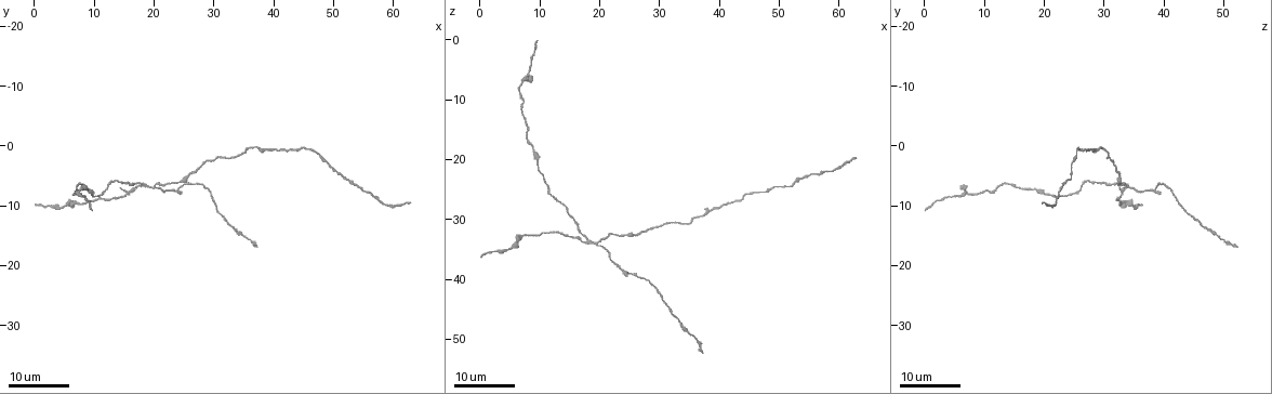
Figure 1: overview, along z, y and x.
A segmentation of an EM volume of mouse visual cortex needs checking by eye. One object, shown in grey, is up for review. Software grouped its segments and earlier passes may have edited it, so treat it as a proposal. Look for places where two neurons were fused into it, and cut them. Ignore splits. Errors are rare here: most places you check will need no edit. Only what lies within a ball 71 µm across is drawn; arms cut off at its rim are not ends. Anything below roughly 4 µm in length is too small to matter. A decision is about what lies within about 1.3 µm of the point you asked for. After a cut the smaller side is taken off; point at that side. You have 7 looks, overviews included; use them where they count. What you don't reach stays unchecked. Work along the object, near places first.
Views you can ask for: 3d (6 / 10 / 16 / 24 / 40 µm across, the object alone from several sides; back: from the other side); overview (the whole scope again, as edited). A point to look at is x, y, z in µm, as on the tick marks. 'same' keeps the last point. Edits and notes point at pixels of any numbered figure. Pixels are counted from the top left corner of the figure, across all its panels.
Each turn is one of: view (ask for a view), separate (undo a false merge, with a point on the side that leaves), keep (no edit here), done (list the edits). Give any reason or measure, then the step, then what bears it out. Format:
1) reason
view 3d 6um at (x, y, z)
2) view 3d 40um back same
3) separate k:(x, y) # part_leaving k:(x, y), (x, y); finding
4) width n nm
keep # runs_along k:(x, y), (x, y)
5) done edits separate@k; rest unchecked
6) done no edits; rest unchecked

side arm on a straight run
view 3d 24um at (20.0, 7.0, 34.0)

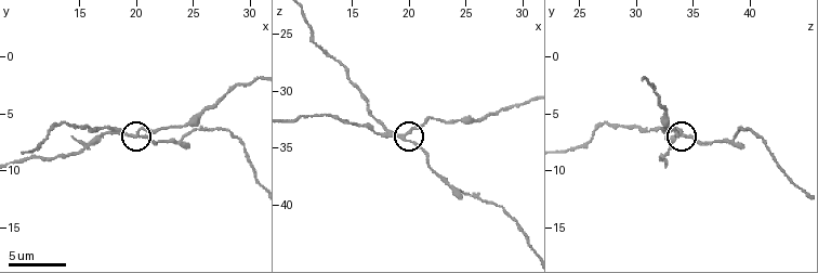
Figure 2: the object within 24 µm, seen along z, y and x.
closer look
view 3d 6um at (19.6, 6.8, 34.4)

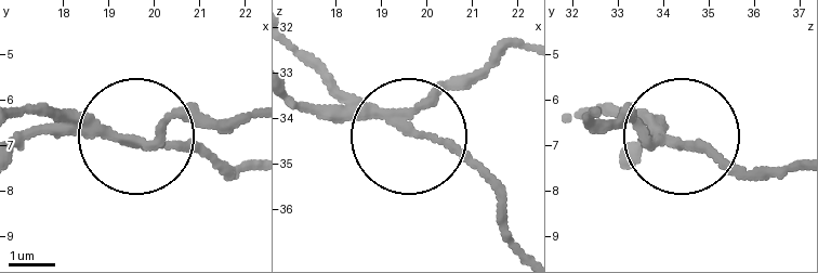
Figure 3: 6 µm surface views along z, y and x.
width 150 nm
keep # runs_along 3:(518, 44), (437, 91), (413, 126), (460, 150), (503, 192); one neuron here

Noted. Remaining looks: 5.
view 3d 6um at (24.2, 7.0, 38.6)

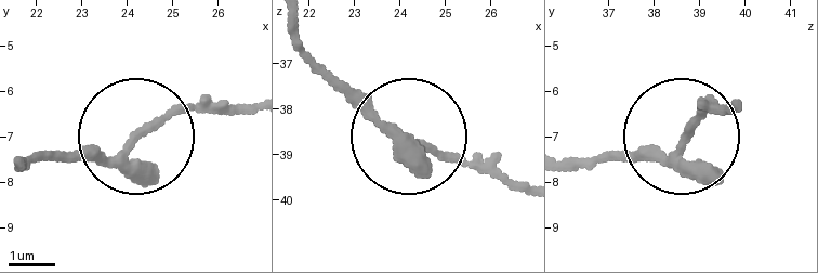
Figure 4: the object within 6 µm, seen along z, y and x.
from behind
view 3d 6um back at (24.05, 7.20, 38.60)

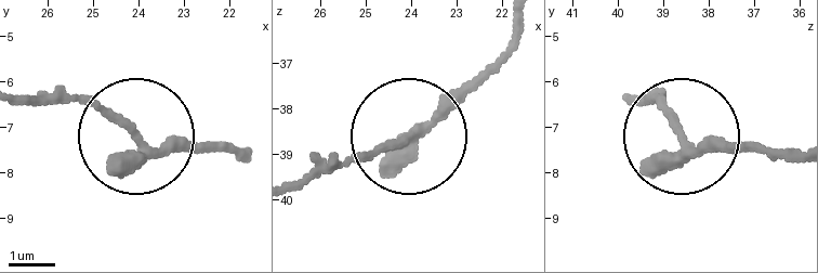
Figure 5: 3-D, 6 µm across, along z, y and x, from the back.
keep # runs_along 5:(513, 28), (477, 75), (396, 141), (318, 156); continuous, no second neuron

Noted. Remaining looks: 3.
three arms meet
view 3d 10um at (15.6, 7.8, 32.8)

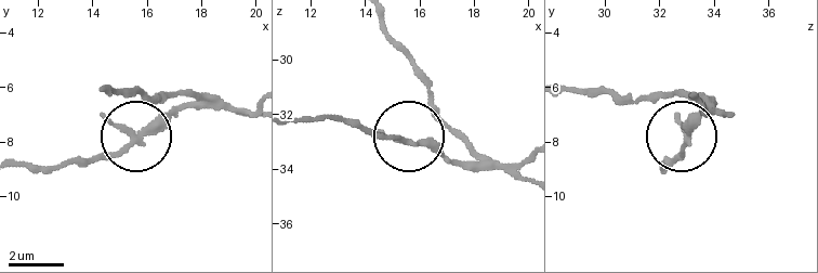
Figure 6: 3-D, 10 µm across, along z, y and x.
keep # runs_along 6:(520, 159), (506, 167), (451, 159), (355, 127); one neuron here

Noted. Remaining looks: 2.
view 3d 10um at (24.0, 6.2, 32.8)

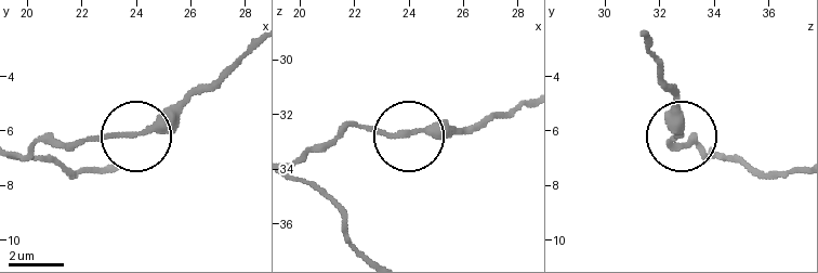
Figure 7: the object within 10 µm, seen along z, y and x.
keep # runs_along 7:(137, 134), (192, 88); one neuron here

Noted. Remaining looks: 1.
done no edits; rest unchecked

